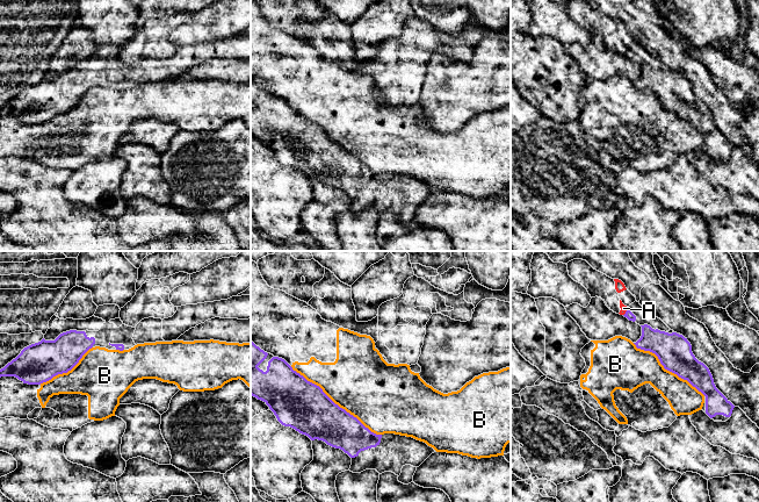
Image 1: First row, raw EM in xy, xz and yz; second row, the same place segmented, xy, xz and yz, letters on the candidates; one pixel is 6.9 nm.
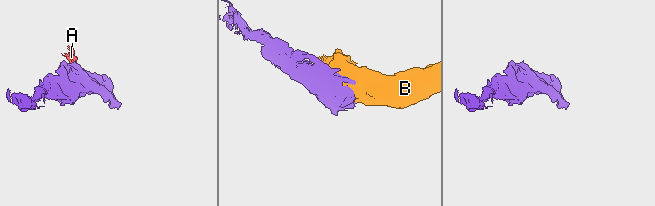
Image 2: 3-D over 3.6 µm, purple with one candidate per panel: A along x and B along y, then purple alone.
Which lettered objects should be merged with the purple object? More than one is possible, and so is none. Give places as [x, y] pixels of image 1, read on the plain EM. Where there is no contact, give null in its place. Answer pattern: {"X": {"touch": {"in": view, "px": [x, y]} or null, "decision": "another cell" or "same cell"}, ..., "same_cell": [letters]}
{"A": {"touch": {"in": "yz", "px": [626, 52]}, "decision": "another cell"}, "B": {"touch": {"in": "xz", "px": [334, 143]}, "decision": "another cell"}, "same_cell": []}

